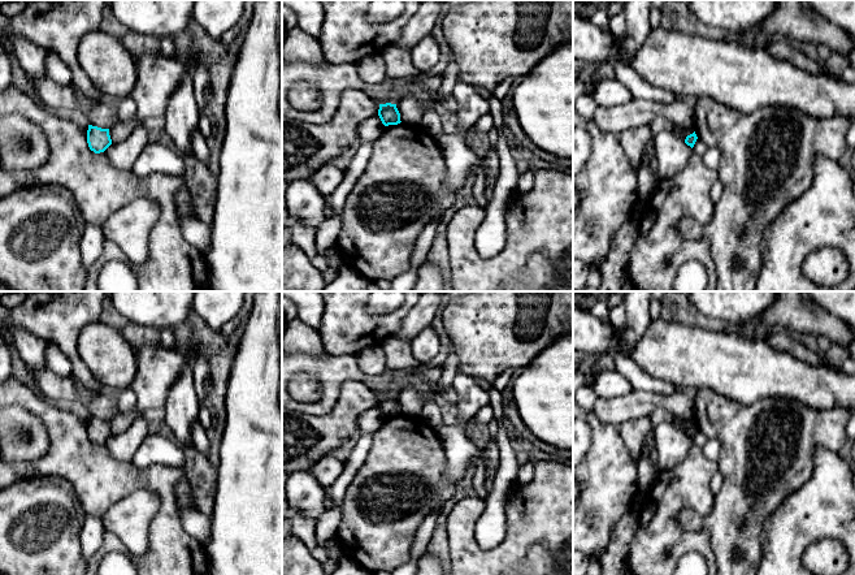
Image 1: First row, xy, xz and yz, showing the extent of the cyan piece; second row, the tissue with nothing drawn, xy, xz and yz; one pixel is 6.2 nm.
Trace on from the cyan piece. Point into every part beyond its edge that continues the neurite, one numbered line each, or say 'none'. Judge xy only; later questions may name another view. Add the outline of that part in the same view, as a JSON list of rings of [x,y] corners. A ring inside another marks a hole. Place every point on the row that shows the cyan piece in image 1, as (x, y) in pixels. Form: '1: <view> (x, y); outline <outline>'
none

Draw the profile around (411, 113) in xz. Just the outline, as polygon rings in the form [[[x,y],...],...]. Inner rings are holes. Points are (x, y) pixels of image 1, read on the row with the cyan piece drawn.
[[[405,99],[396,104],[396,108],[400,113],[400,121],[403,124],[417,129],[422,127],[422,116],[425,112],[425,108],[422,105]]]

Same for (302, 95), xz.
[[[295,82],[288,90],[288,101],[296,109],[317,109],[321,105],[321,92],[309,82]]]

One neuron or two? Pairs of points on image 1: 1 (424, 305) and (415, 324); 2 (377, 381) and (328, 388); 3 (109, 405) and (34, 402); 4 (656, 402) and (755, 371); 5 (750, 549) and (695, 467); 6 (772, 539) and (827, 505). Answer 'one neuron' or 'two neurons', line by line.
1: one neuron
2: one neuron
3: two neurons
4: two neurons
5: two neurons
6: one neuron

